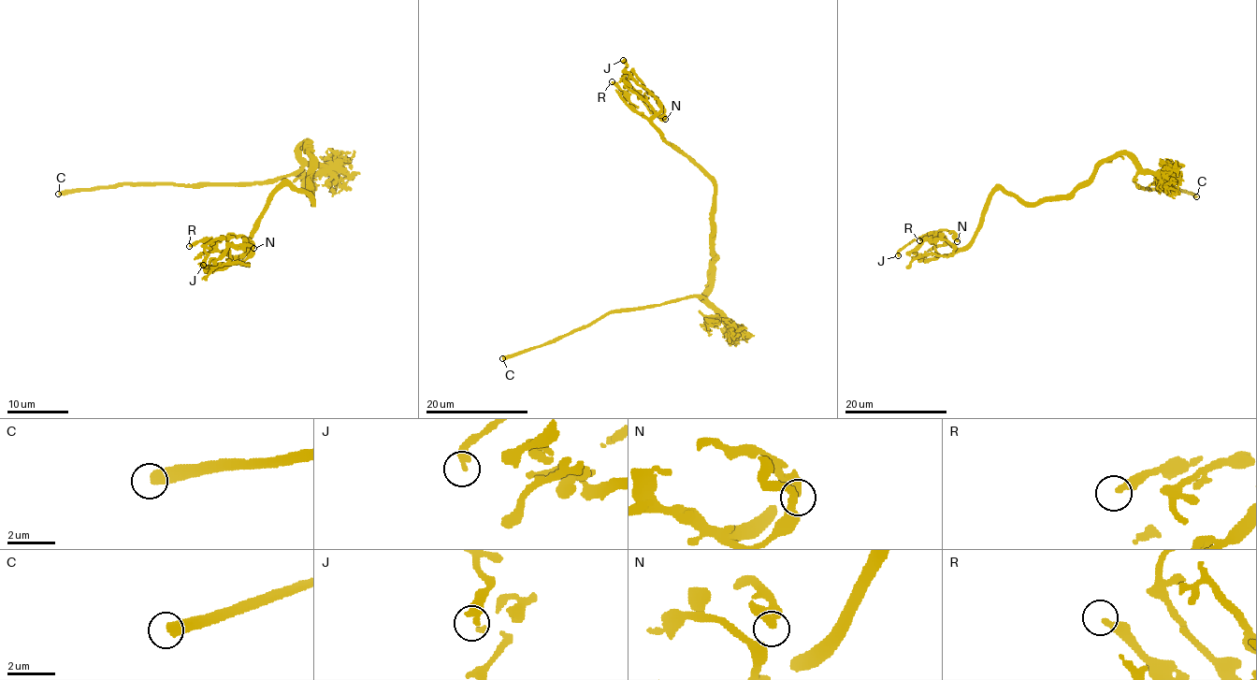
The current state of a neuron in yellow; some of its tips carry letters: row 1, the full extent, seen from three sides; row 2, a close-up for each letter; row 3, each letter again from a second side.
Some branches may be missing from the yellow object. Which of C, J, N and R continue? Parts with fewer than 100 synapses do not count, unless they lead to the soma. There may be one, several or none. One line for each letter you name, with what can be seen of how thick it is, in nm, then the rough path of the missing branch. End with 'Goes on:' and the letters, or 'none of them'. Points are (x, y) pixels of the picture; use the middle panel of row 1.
C: Thickness 400 nm
Goes on: C

